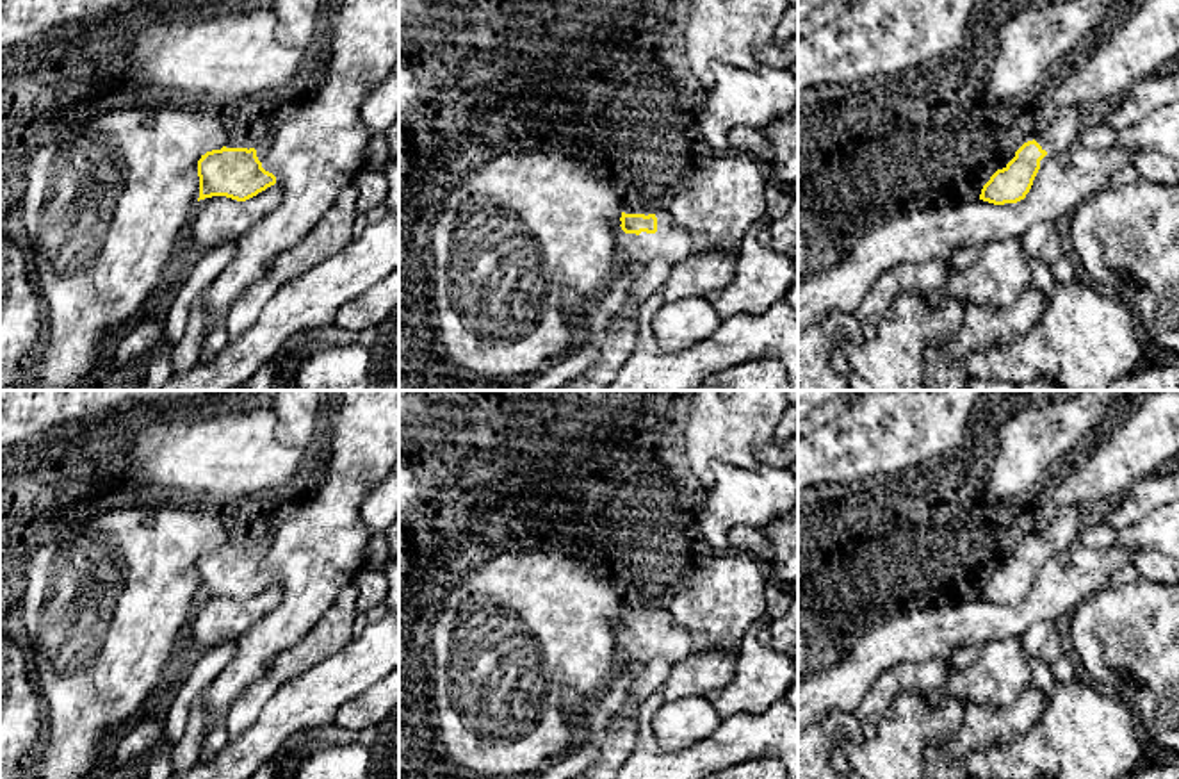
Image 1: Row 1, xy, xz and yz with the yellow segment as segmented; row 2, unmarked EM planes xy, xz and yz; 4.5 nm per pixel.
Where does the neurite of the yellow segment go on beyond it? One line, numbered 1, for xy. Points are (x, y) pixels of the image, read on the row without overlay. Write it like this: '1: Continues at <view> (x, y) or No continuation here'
1: Continues at xy (260, 539)

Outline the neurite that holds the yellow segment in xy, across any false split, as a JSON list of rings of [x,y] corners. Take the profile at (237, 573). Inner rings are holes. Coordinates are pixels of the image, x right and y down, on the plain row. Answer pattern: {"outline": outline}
{"outline": [[[262,524],[242,542],[228,542],[198,560],[199,599],[226,595],[246,601],[276,583],[276,576],[262,567],[272,544],[274,524]]]}

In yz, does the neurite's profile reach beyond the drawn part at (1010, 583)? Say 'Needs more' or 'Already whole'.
Needs more

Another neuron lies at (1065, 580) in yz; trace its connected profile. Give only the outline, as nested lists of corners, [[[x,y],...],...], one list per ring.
[[[1076,540],[1069,549],[1040,565],[1029,592],[1017,603],[994,604],[978,597],[942,610],[915,610],[882,622],[857,640],[841,661],[807,672],[798,681],[798,733],[814,722],[821,722],[832,711],[855,713],[871,686],[899,663],[942,660],[951,668],[956,649],[1022,638],[1033,624],[1056,622],[1063,627],[1083,601],[1102,592],[1113,572],[1133,565],[1140,553],[1145,551],[1115,545],[1088,549]]]

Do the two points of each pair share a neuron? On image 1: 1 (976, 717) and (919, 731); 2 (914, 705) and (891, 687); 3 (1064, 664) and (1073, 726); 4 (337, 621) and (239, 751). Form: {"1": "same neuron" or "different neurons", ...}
{"1": "different neurons", "2": "different neurons", "3": "different neurons", "4": "different neurons"}

